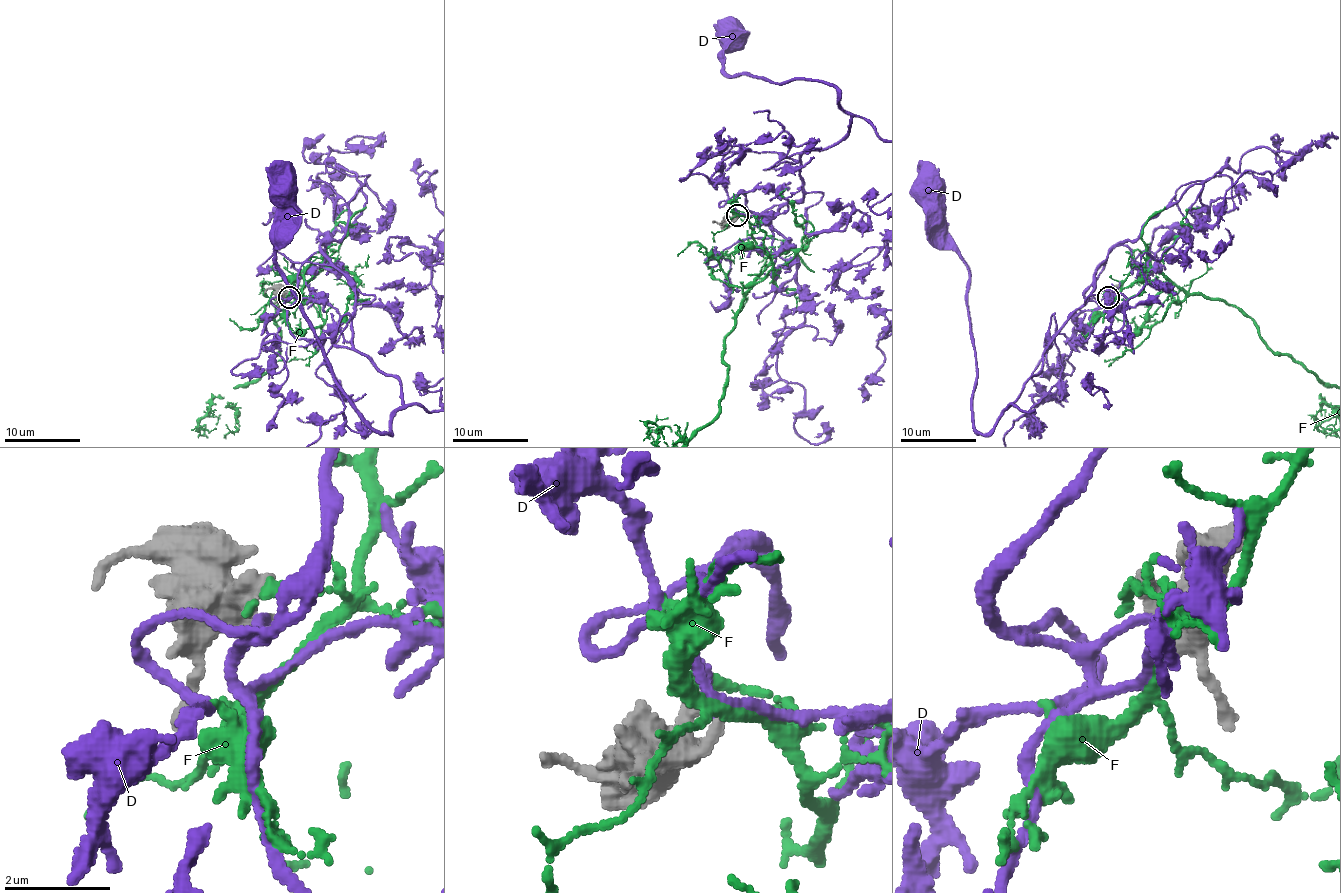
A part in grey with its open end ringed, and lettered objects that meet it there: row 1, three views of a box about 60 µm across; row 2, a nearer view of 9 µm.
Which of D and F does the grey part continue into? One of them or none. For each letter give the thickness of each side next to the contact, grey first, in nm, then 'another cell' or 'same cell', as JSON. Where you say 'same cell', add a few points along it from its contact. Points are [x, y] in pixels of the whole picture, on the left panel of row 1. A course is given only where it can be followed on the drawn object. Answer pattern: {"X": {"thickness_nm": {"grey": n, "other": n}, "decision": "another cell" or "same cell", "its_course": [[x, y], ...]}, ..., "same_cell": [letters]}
{"D": {"thickness_nm": {"grey": 200, "other": 160}, "decision": "same cell", "its_course": [[289, 296], [305, 262], [343, 274], [352, 344], [400, 382], [388, 433], [337, 382], [276, 260], [282, 190]]}, "F": {"thickness_nm": {"grey": 340, "other": 190}, "decision": "another cell"}, "same_cell": ["D"]}

